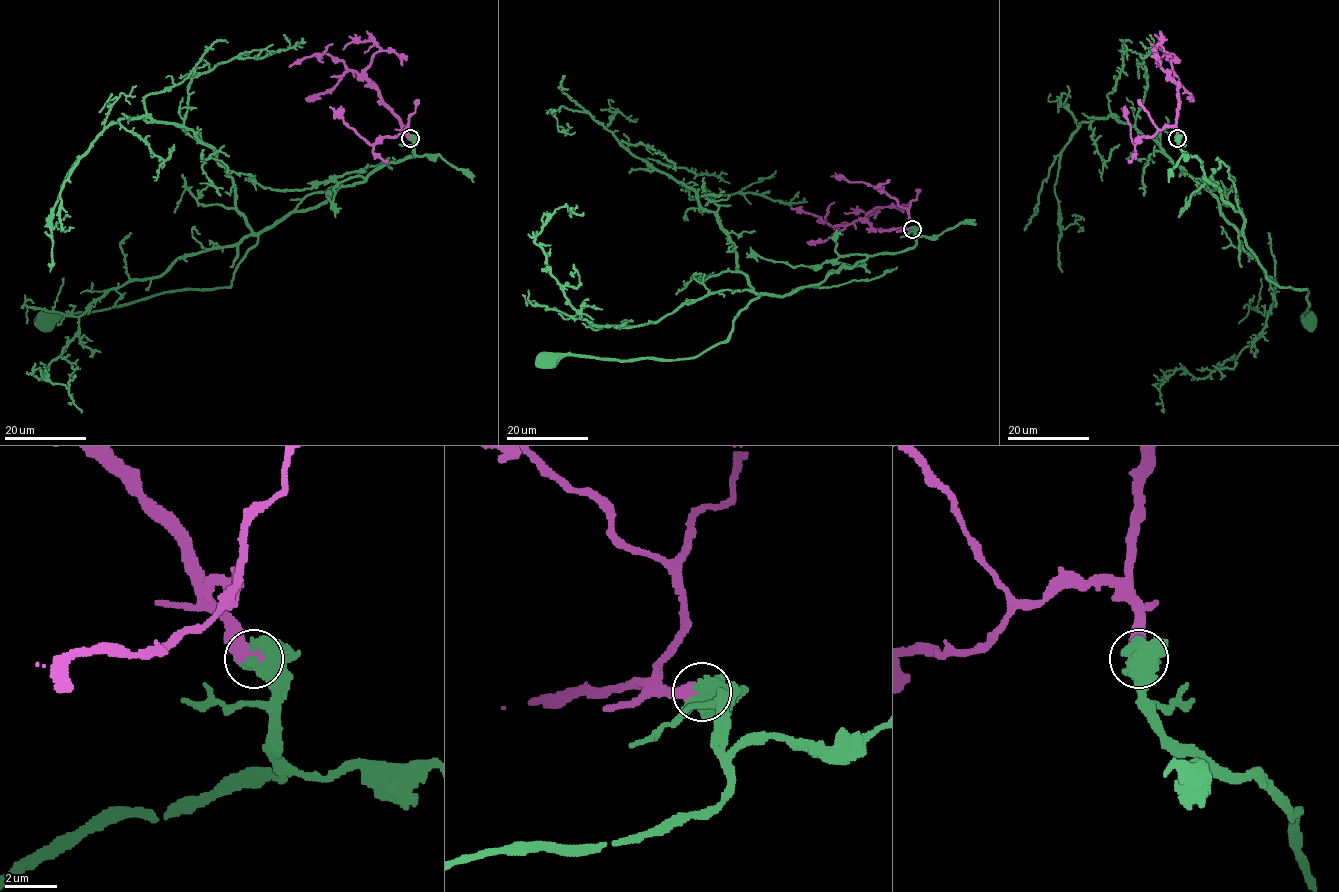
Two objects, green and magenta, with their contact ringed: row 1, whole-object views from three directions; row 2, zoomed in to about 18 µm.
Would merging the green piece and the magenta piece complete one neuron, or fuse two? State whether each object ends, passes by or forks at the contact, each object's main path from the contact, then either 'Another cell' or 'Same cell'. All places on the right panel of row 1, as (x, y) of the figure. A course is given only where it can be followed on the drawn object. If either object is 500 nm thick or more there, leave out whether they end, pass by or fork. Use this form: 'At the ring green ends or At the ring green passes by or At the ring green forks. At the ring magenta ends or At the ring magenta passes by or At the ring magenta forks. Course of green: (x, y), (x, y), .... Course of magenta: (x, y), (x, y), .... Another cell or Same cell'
Course of green: (1177, 137), (1245, 219), (1245, 242), (1265, 275), (1308, 291), (1310, 323). Course of magenta: (1177, 138), (1178, 90), (1168, 73), (1172, 69), (1172, 54), (1165, 54), (1156, 67). Same cell

